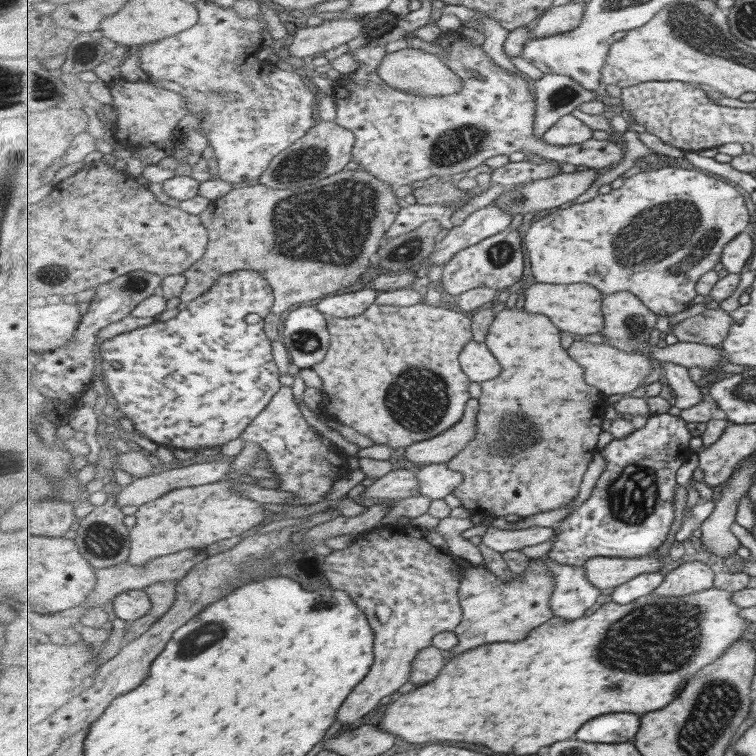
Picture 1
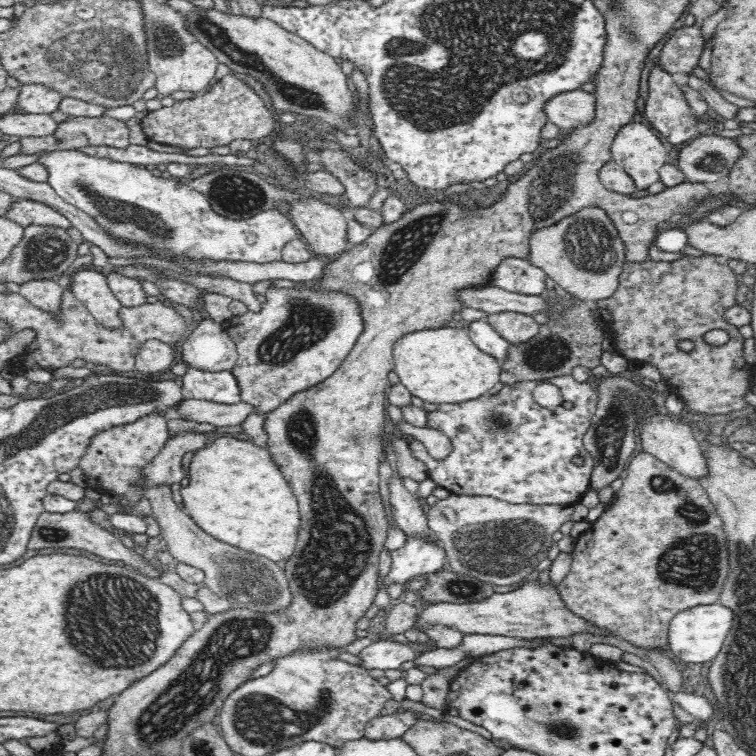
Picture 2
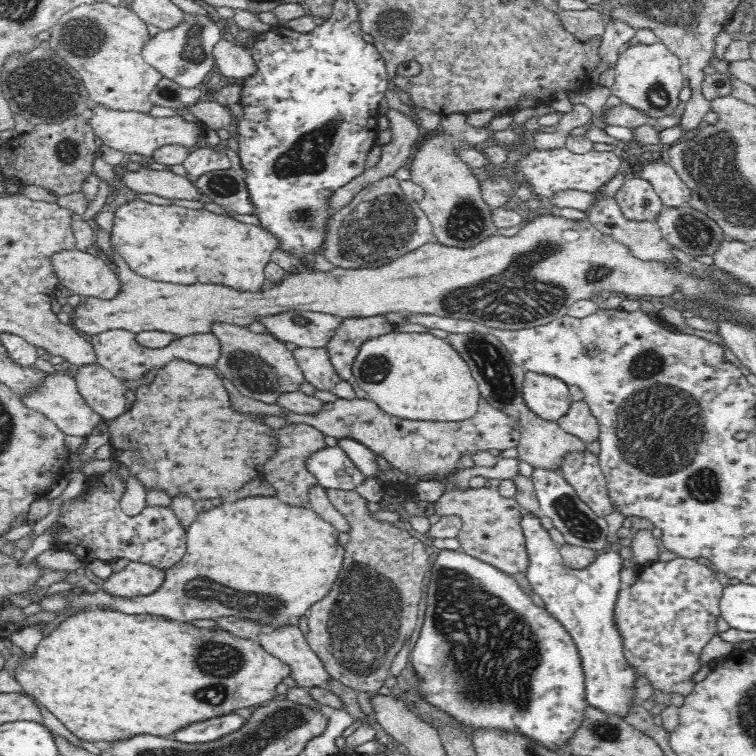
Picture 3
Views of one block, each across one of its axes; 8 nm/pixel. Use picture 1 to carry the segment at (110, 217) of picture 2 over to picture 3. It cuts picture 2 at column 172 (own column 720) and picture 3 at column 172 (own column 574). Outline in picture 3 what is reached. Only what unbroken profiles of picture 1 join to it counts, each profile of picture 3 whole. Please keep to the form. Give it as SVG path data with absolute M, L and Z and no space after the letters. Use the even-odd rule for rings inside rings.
M133 200L116 208L111 244L136 274L156 282L183 285L222 283L241 291L259 291L265 280L264 267L280 241L264 227L237 221L227 214L217 214L204 208L190 209Z

